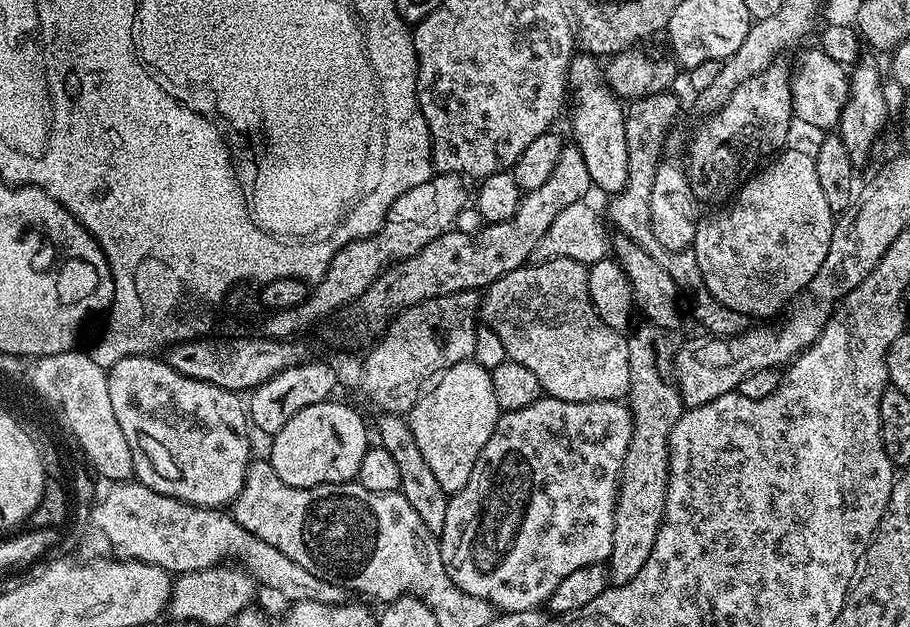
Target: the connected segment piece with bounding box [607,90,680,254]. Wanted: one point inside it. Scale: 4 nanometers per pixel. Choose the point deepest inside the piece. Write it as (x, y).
(647, 119)

